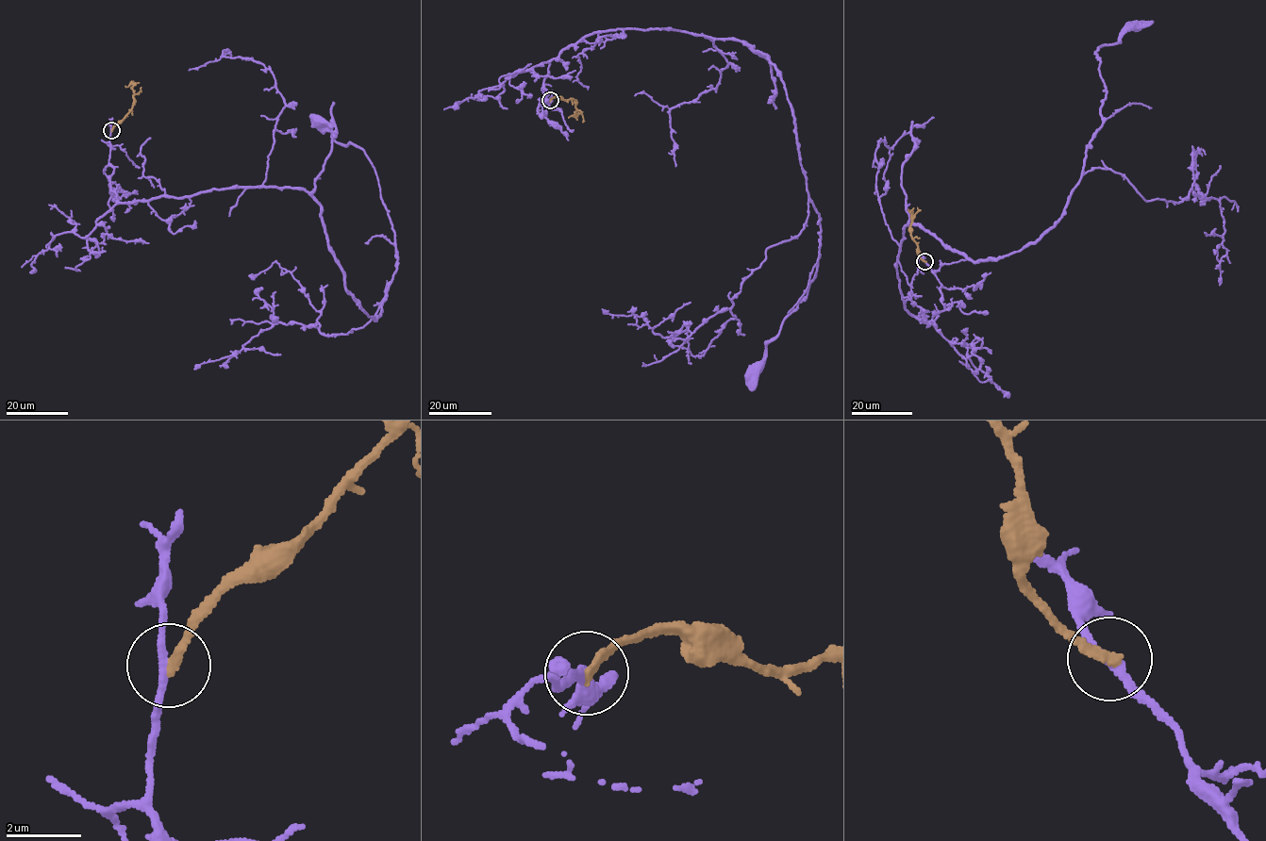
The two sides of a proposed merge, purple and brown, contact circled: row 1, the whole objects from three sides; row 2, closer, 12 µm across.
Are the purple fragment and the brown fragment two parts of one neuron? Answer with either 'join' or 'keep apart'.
keep apart

